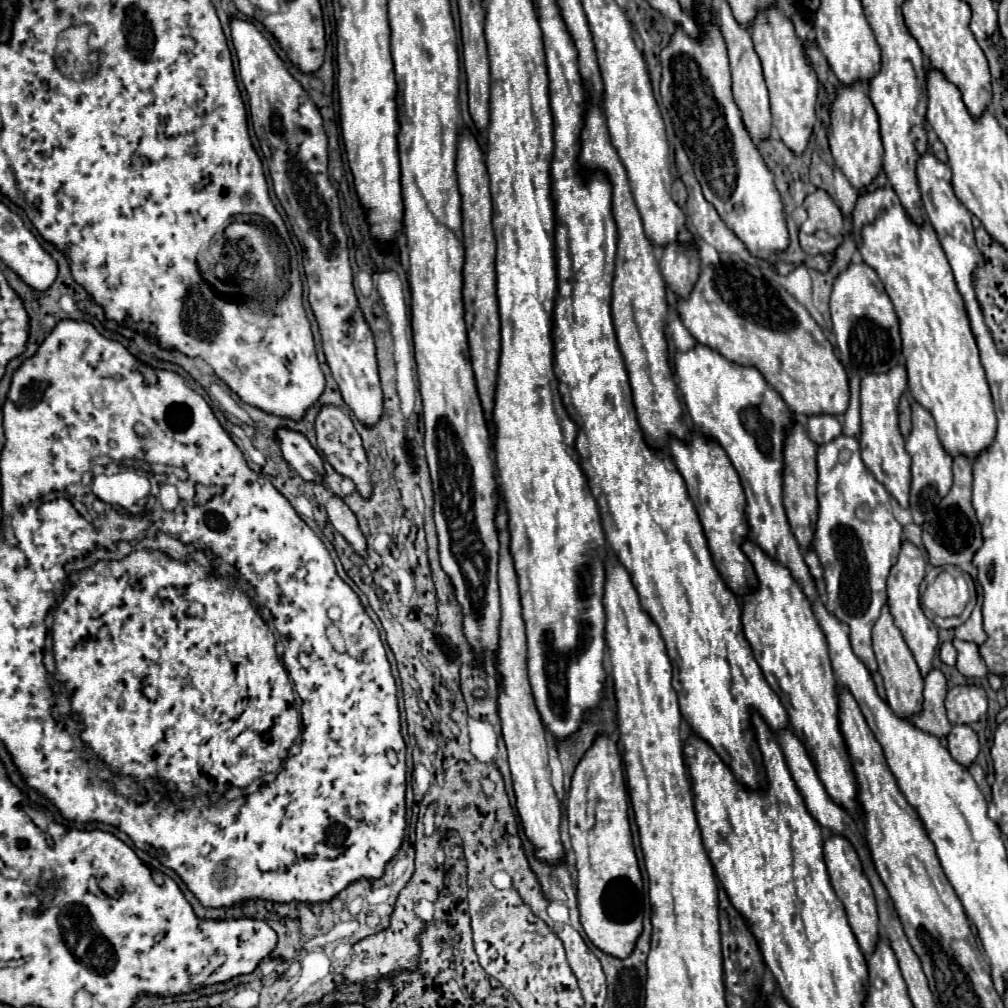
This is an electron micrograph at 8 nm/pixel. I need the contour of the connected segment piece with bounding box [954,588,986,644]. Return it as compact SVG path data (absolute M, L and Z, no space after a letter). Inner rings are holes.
M978 588L978 606L974 608L974 612L970 614L970 618L956 628L954 636L958 640L966 640L966 642L976 642L982 644L986 640L986 632L982 630L982 614L980 614L980 604L982 604L982 592Z

